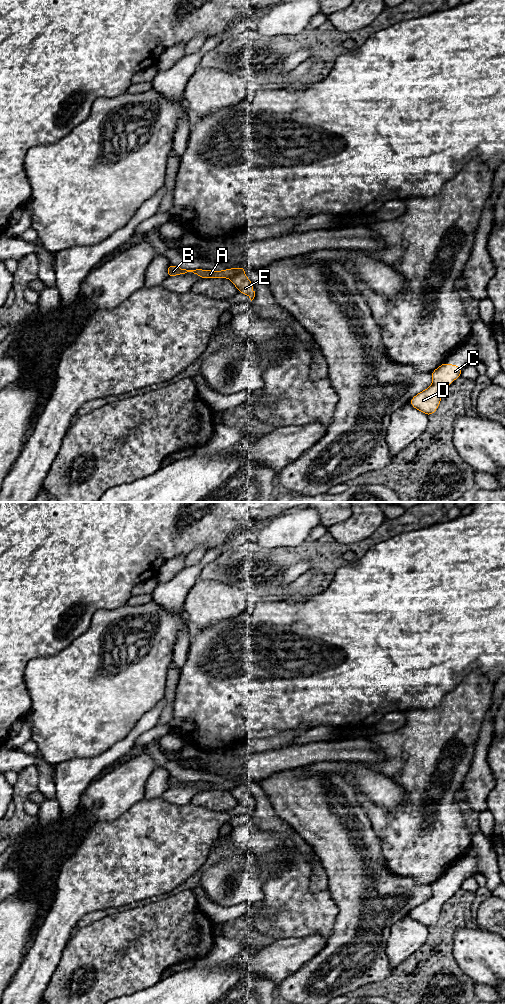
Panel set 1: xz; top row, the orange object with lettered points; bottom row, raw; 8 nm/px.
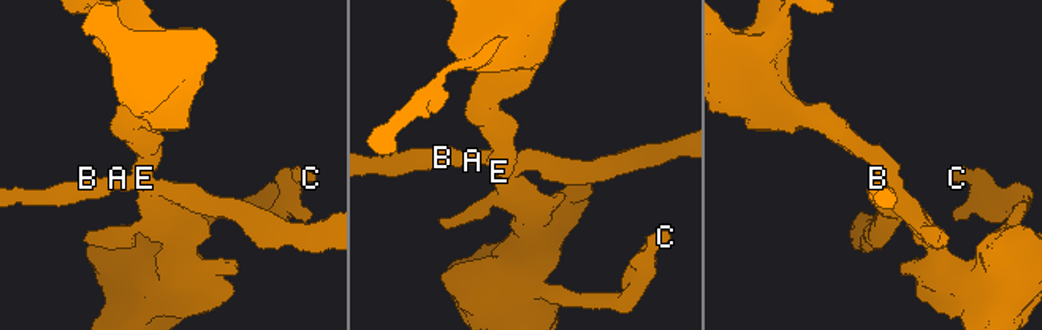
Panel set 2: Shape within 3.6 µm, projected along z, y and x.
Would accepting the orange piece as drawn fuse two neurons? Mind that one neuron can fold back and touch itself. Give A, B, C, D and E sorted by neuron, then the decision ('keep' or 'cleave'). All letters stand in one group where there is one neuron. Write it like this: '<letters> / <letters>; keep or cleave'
A B / C D E; cleave

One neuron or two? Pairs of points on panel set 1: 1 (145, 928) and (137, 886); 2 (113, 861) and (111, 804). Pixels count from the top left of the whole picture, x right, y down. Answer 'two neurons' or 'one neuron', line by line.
1: two neurons
2: two neurons

